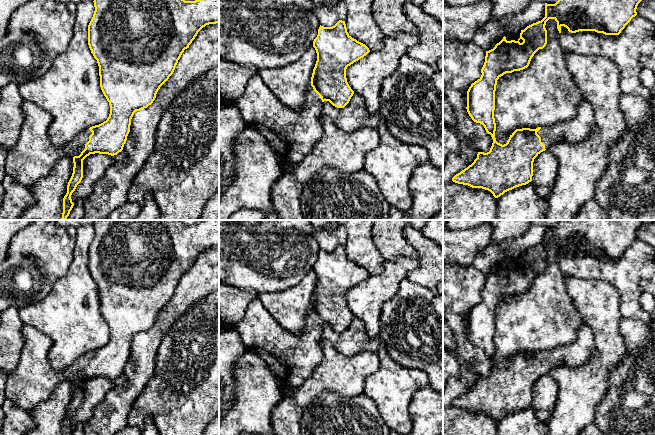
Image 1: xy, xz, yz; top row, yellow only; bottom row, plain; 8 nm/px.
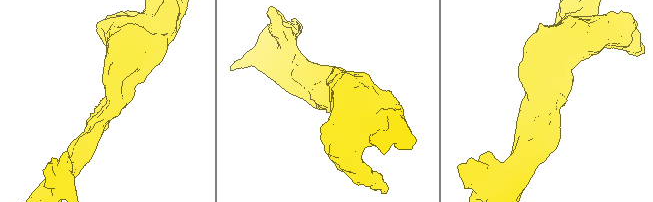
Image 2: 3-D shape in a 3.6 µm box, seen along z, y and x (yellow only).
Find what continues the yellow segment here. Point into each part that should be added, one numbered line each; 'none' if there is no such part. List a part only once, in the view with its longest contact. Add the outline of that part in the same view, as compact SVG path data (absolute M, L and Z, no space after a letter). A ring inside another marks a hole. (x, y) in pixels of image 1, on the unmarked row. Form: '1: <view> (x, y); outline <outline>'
1: xy (33, 381); outline M24 324L22 327L24 346L22 348L17 367L8 373L5 395L18 406L30 413L39 403L48 400L55 387L63 382L73 383L79 380L85 373L92 356L89 353L82 355L73 364L63 371L56 371L48 361L48 352L52 346L52 339L31 325Z

